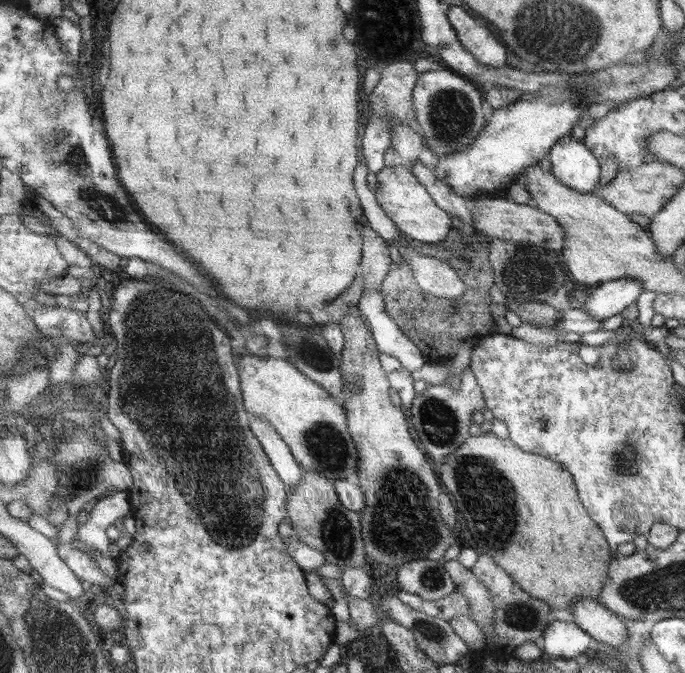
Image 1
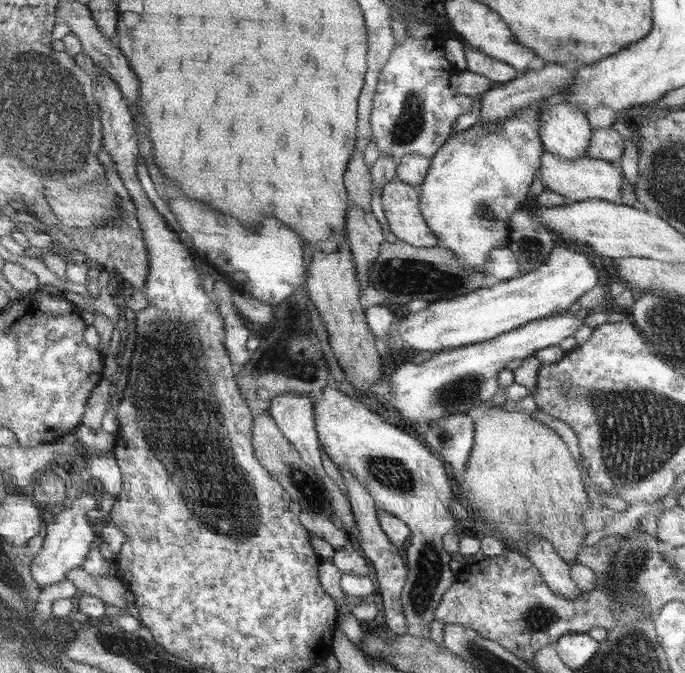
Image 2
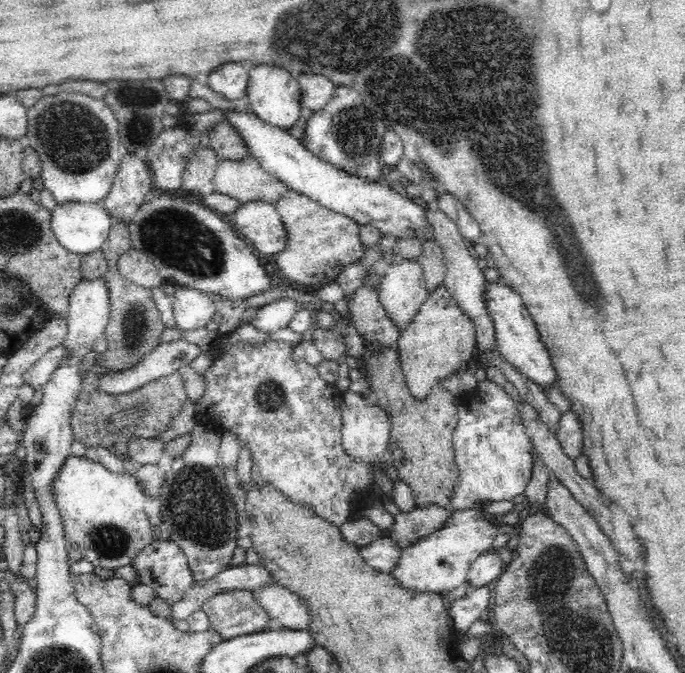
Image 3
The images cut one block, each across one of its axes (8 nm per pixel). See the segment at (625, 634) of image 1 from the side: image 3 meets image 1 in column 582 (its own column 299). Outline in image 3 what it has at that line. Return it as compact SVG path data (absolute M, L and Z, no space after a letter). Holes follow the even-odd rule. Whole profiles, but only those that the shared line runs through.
M275 581L266 586L258 586L251 591L256 602L272 617L280 622L281 628L308 629L309 610L307 604L290 588Z

